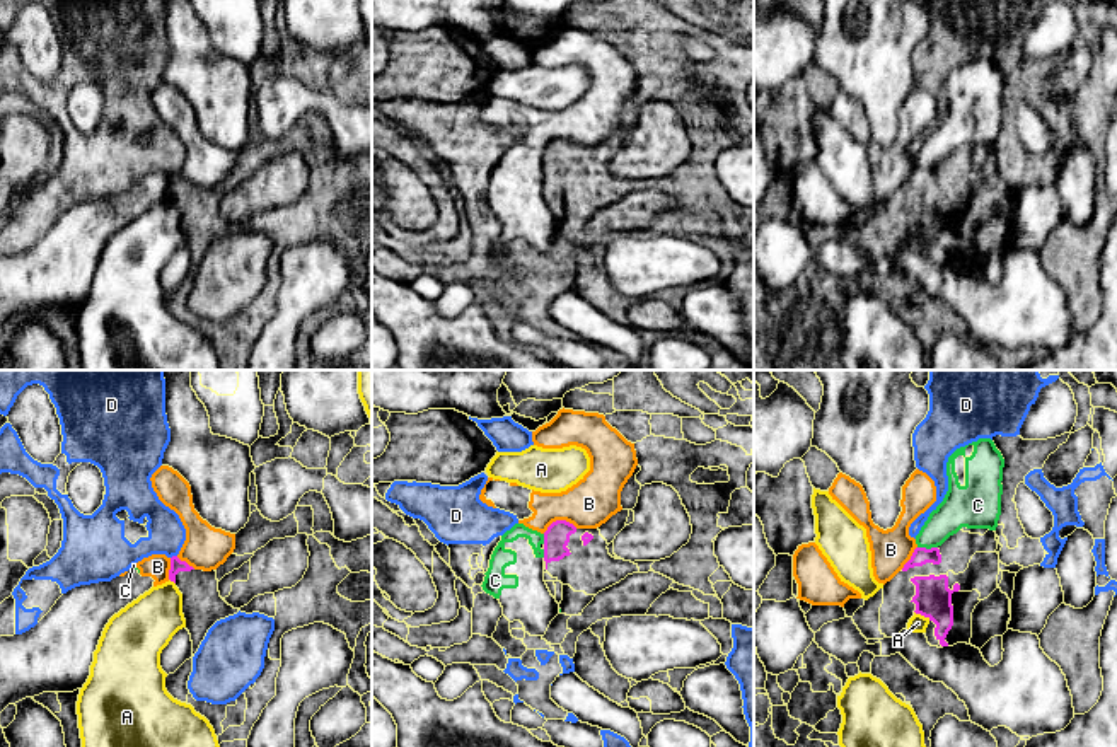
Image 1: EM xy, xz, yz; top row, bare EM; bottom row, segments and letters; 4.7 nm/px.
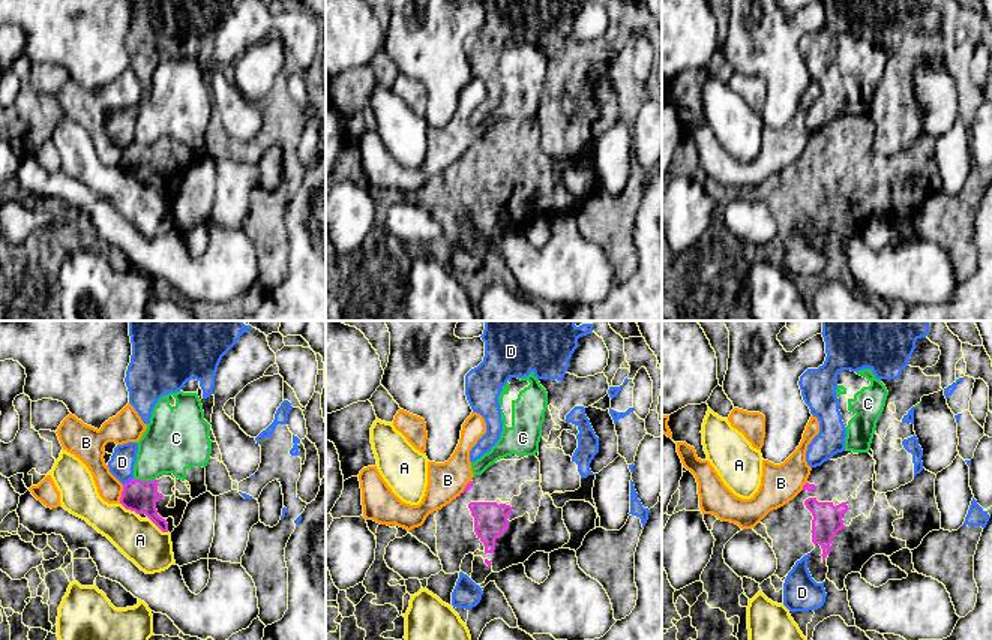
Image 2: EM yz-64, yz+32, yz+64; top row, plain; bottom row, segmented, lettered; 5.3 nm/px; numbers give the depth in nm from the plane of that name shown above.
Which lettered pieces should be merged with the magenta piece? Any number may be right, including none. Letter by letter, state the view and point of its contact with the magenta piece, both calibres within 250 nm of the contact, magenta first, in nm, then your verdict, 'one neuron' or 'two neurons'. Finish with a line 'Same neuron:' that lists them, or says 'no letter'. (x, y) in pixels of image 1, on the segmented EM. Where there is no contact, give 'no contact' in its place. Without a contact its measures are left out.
A: yz (923, 614) | 180/90 nm | two neurons
B: xz (560, 521) | 120/240 nm | two neurons
C: yz (928, 550) | 80/180 nm | two neurons
D: xy (173, 556) | 60/180 nm | two neurons
Same neuron: no letter

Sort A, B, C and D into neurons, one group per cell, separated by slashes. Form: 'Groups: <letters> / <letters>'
Groups: A / B C / D

